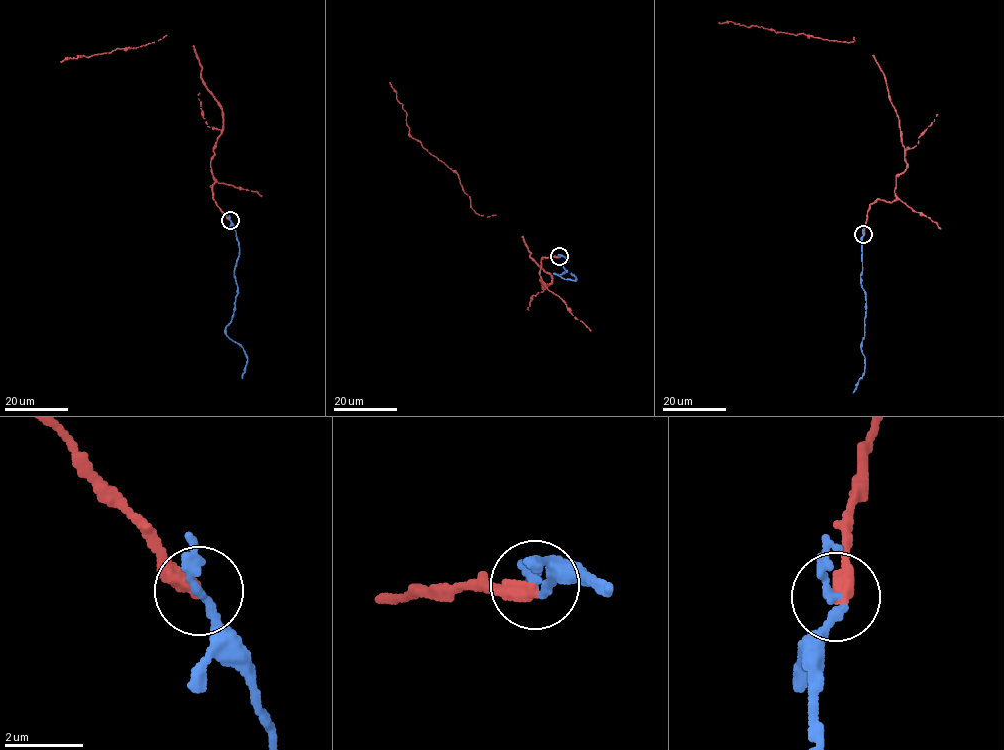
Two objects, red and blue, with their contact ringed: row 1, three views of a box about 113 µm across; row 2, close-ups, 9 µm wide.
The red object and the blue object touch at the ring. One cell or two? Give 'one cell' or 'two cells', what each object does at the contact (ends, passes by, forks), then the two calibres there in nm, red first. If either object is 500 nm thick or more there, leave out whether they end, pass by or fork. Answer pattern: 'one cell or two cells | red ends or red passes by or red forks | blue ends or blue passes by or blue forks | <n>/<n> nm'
one cell | red ends | blue passes by | 420/240 nm

